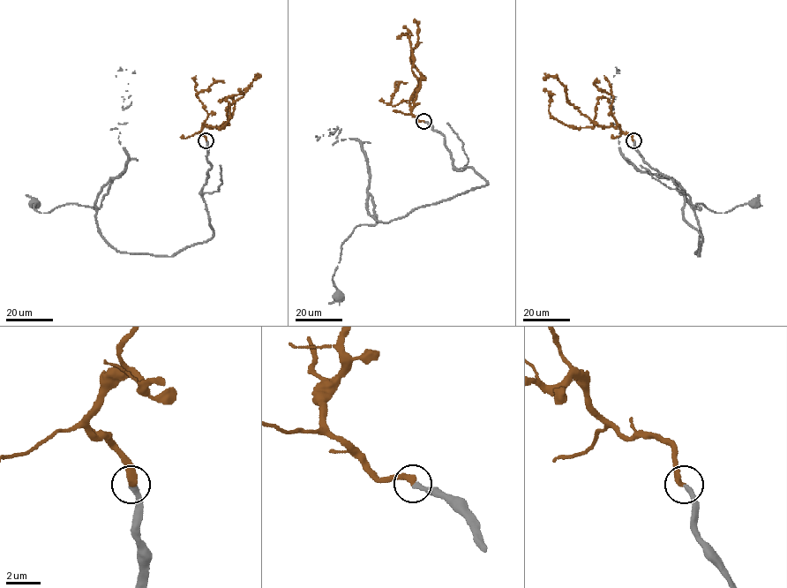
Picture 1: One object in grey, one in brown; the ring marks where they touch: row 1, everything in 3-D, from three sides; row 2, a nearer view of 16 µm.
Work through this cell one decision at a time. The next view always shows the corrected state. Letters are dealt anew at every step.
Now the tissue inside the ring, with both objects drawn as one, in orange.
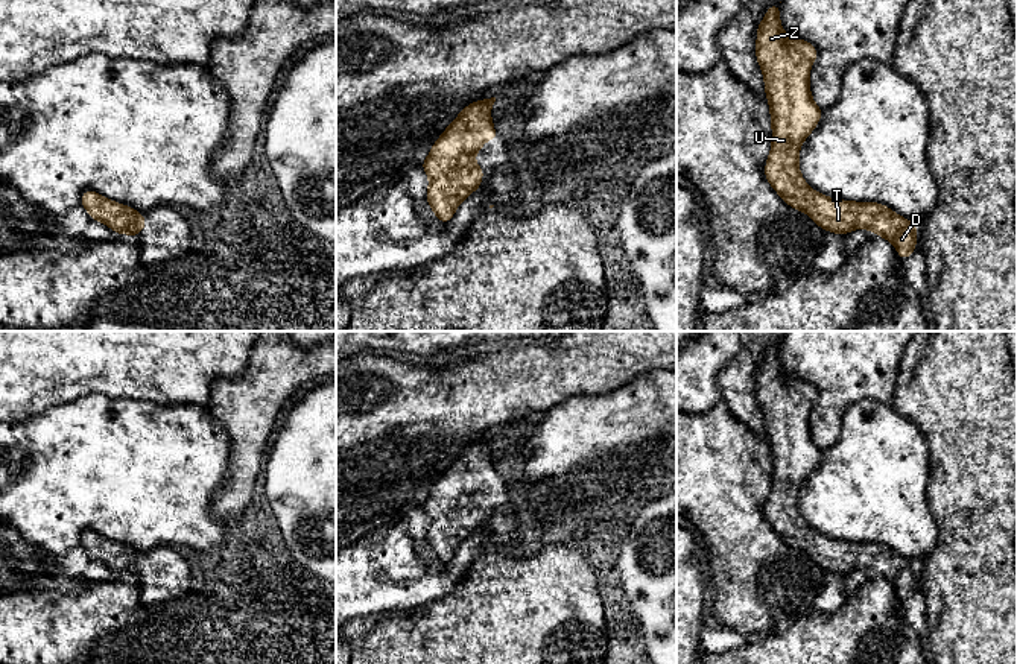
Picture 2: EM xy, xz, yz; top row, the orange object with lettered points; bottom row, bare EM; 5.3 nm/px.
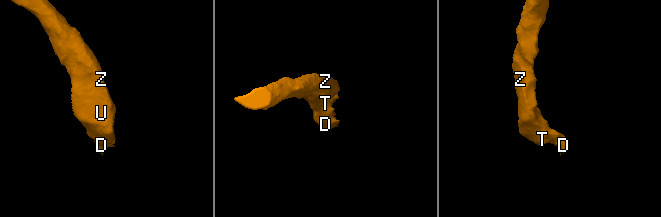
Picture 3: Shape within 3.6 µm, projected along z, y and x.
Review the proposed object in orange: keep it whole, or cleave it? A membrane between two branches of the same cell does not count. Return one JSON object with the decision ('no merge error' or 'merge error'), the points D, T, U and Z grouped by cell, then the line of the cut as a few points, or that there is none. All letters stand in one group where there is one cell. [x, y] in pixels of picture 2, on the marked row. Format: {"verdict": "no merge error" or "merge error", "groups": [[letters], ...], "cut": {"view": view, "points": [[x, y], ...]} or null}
{"verdict": "no merge error", "groups": [["D", "T", "U", "Z"]], "cut": null}

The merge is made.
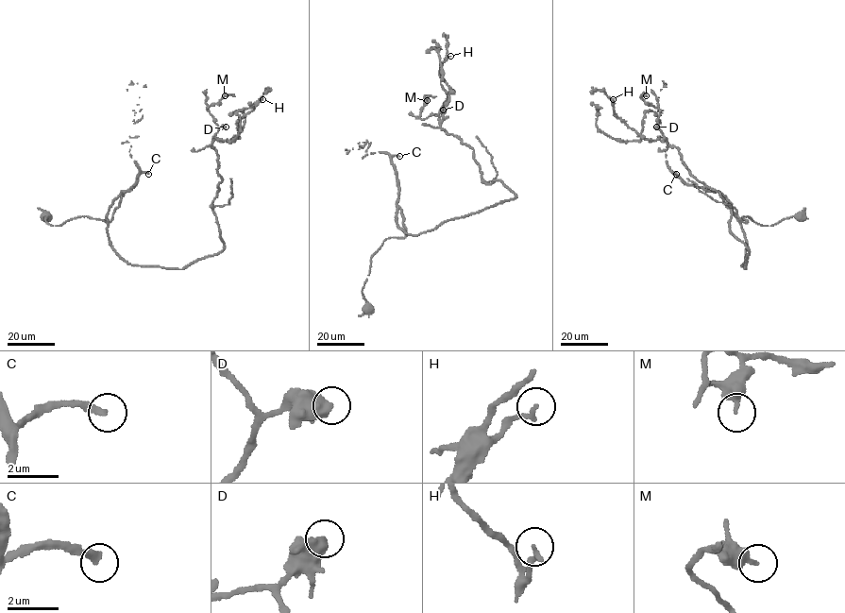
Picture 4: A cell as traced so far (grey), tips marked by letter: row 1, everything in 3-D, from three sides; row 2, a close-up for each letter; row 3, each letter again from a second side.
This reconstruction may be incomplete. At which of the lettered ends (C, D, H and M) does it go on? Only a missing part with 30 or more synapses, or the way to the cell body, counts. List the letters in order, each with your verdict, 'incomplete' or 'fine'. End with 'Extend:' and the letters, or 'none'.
C: incomplete
D: fine
H: fine
M: fine
Extend: C

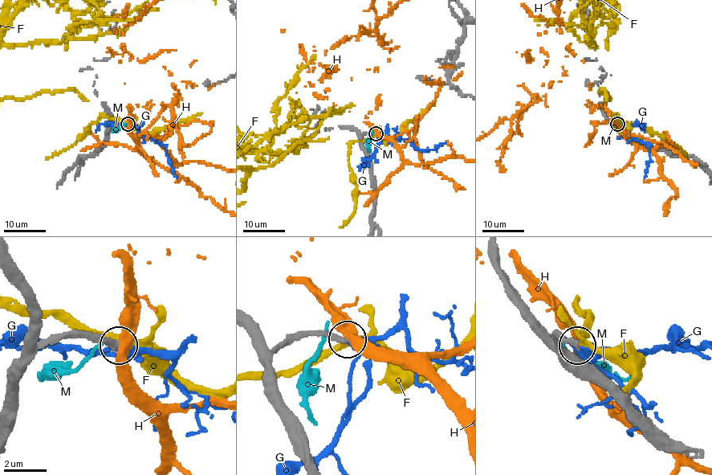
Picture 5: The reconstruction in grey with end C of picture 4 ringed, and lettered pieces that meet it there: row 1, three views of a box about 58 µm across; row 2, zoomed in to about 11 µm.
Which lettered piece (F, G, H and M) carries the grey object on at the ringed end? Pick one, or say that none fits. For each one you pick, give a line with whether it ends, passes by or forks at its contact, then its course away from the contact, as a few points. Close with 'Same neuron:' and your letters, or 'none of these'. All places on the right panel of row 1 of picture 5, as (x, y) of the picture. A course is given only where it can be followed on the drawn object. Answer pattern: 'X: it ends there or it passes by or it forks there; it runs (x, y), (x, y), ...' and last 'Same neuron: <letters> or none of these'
G: it passes by
Same neuron: G

